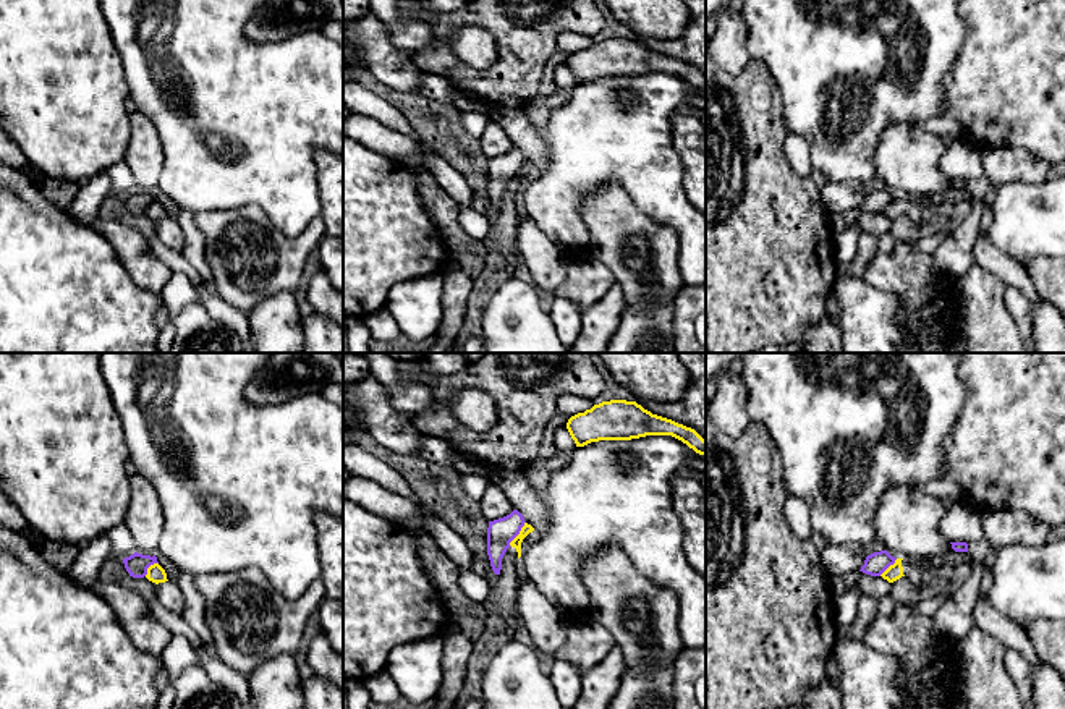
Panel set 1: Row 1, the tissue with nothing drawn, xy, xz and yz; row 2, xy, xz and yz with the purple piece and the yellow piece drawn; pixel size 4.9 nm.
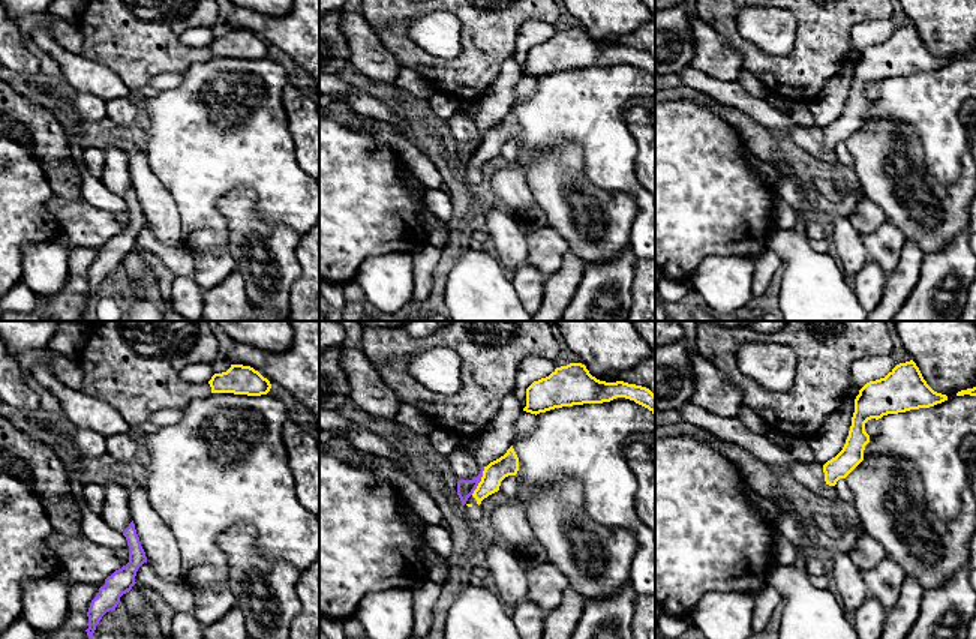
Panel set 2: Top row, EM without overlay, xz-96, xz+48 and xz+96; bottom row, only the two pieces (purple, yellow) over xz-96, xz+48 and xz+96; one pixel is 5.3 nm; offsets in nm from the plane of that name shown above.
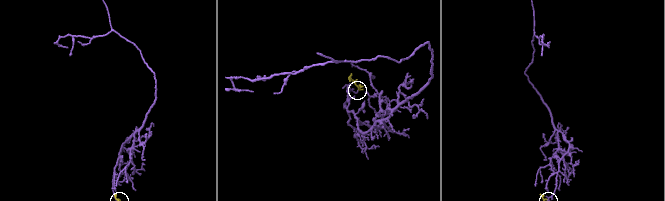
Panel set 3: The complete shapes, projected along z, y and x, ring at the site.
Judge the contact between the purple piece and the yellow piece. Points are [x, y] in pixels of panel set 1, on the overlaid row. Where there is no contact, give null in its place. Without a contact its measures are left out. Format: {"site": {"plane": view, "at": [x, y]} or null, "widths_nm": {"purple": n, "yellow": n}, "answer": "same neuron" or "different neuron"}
{"site": {"plane": "xz", "at": [518, 533]}, "widths_nm": {"purple": 140, "yellow": 50}, "answer": "different neuron"}

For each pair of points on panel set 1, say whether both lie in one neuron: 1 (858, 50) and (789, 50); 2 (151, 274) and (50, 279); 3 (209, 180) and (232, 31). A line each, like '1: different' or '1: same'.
1: same
2: different
3: same

